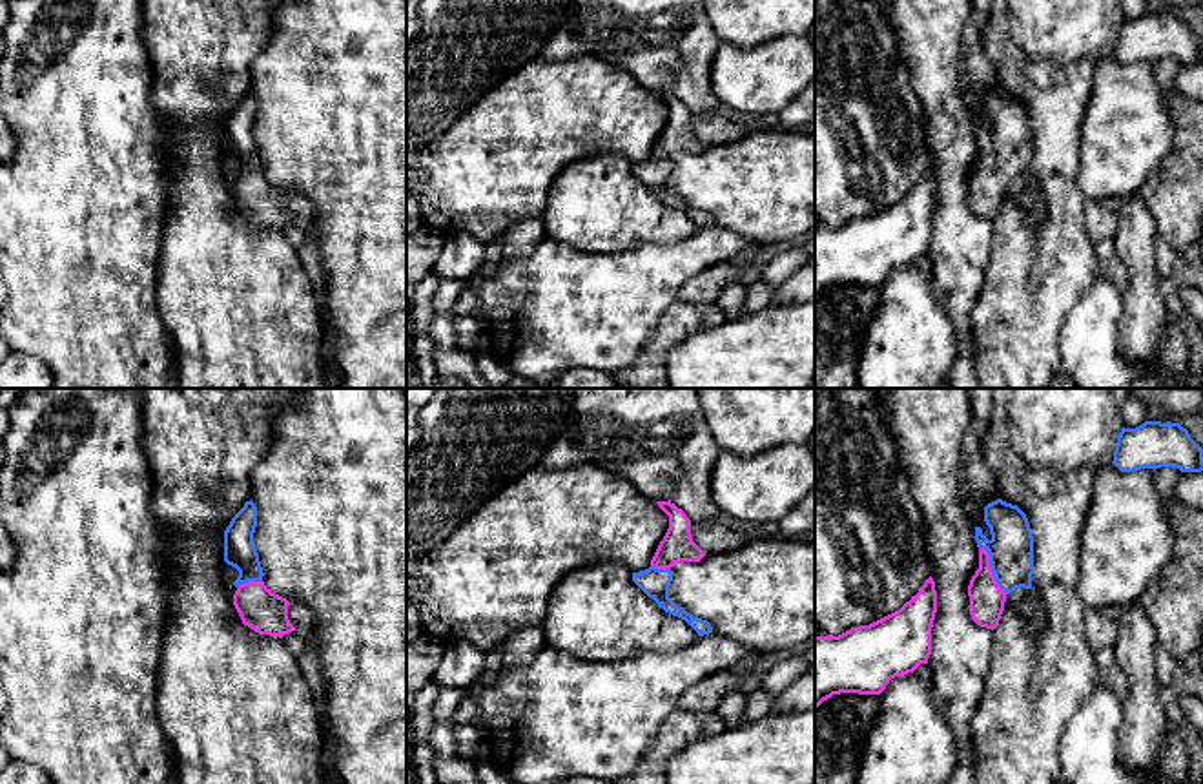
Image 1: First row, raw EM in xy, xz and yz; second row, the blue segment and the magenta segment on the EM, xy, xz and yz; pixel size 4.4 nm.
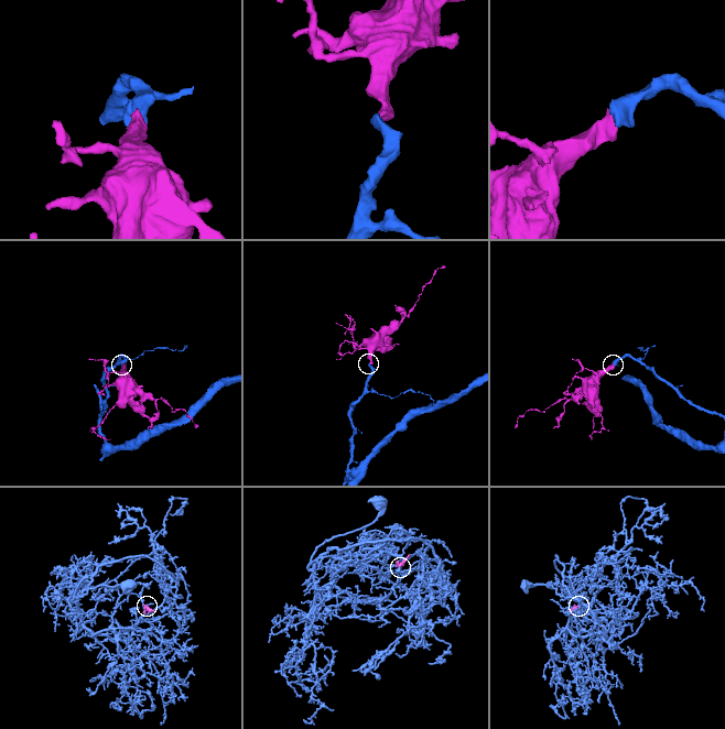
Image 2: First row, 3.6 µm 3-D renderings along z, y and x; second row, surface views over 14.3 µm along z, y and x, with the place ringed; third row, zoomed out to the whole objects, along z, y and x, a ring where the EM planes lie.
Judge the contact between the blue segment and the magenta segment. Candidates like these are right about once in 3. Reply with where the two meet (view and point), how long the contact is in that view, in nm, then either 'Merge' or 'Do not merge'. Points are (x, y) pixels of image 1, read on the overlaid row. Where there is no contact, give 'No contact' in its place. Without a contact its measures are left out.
Touches blue at yz (992, 569). Shared border 240 nm. Merge

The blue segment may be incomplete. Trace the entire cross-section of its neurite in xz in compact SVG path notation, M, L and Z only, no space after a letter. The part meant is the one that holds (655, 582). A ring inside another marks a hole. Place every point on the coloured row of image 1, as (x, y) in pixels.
M671 501L656 503L669 516L669 529L651 560L651 567L632 573L632 582L665 613L685 620L698 636L709 634L713 627L707 620L693 616L669 598L669 585L673 582L671 567L678 562L700 562L705 552L693 542L691 520L685 512Z

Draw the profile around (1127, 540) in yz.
M1112 461L1095 469L1094 498L1085 516L1079 547L1077 594L1085 607L1126 607L1139 602L1154 578L1176 560L1176 534L1163 498L1154 485L1154 469L1121 472Z

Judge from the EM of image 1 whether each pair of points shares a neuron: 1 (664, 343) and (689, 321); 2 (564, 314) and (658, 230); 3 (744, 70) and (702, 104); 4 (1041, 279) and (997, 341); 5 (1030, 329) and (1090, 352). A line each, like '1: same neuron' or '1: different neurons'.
1: same neuron
2: different neurons
3: different neurons
4: same neuron
5: different neurons

